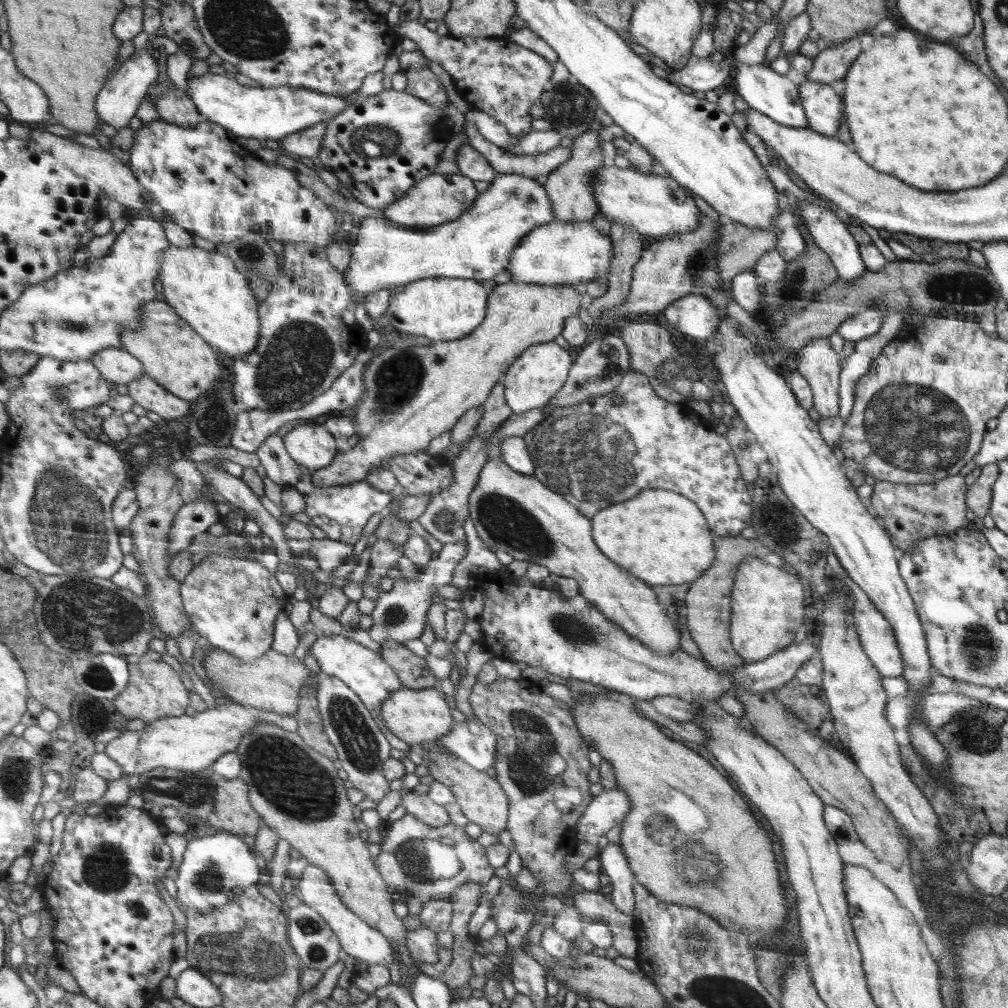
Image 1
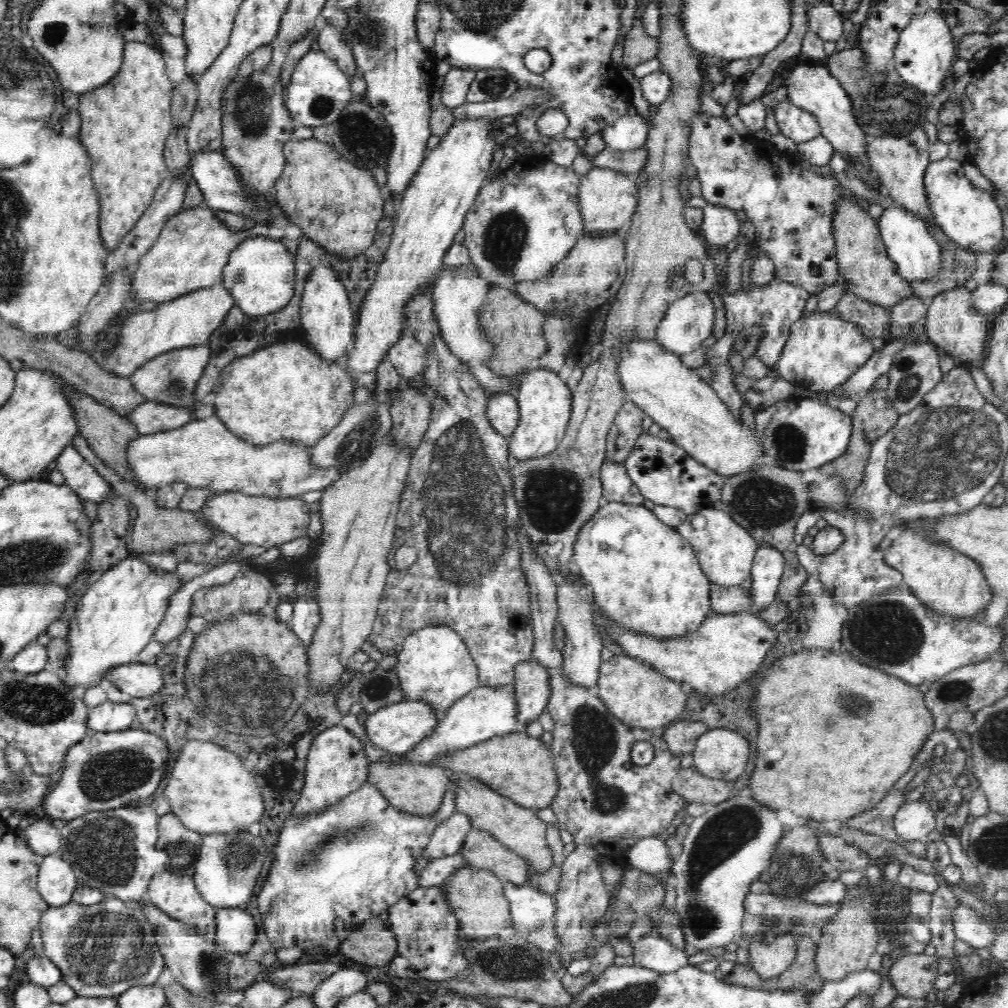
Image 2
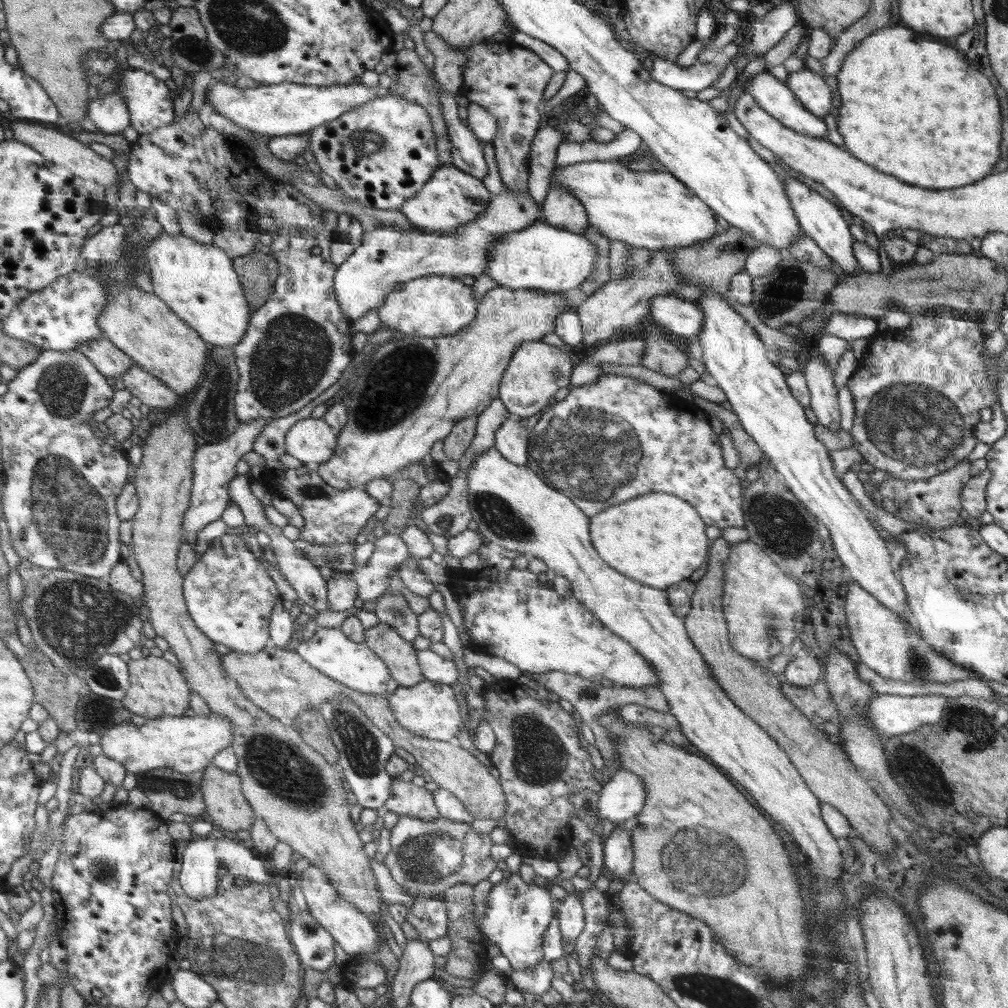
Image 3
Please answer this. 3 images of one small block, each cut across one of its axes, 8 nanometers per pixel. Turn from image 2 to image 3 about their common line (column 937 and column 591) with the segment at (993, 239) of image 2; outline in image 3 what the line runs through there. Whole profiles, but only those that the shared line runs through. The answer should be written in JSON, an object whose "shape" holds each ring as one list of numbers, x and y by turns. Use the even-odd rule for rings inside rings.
{"shape":[[616,160,580,162,576,165,556,167,550,186,561,186,569,194,573,194,587,209,589,224,611,241,620,240,633,247,655,251,662,247,690,247,698,241,705,241,716,235,714,212,692,189,688,189,665,170,634,172]]}

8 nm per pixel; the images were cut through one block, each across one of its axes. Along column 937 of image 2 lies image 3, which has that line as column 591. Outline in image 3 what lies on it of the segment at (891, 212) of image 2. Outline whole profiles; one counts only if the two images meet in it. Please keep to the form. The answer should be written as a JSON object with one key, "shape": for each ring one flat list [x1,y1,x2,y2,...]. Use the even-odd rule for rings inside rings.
{"shape":[[544,221,530,224,518,232,510,232,488,248,487,272,498,283,514,290,546,290,568,292,581,286,594,272,596,245,584,235,554,227]]}

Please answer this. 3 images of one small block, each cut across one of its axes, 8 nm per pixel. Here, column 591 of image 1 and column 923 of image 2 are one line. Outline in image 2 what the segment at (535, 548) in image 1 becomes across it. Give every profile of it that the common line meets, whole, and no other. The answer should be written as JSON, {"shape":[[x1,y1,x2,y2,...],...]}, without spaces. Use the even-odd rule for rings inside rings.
{"shape":[[927,518,908,524,890,547,883,551,883,559,888,566,894,567,902,573,902,588,912,591,928,608,950,616,974,617,980,612,980,609,986,609,992,600,993,594,989,581,982,572,980,561,969,557,966,553,951,549,944,544,944,541,937,540,936,524,938,522,943,522,943,519]]}

